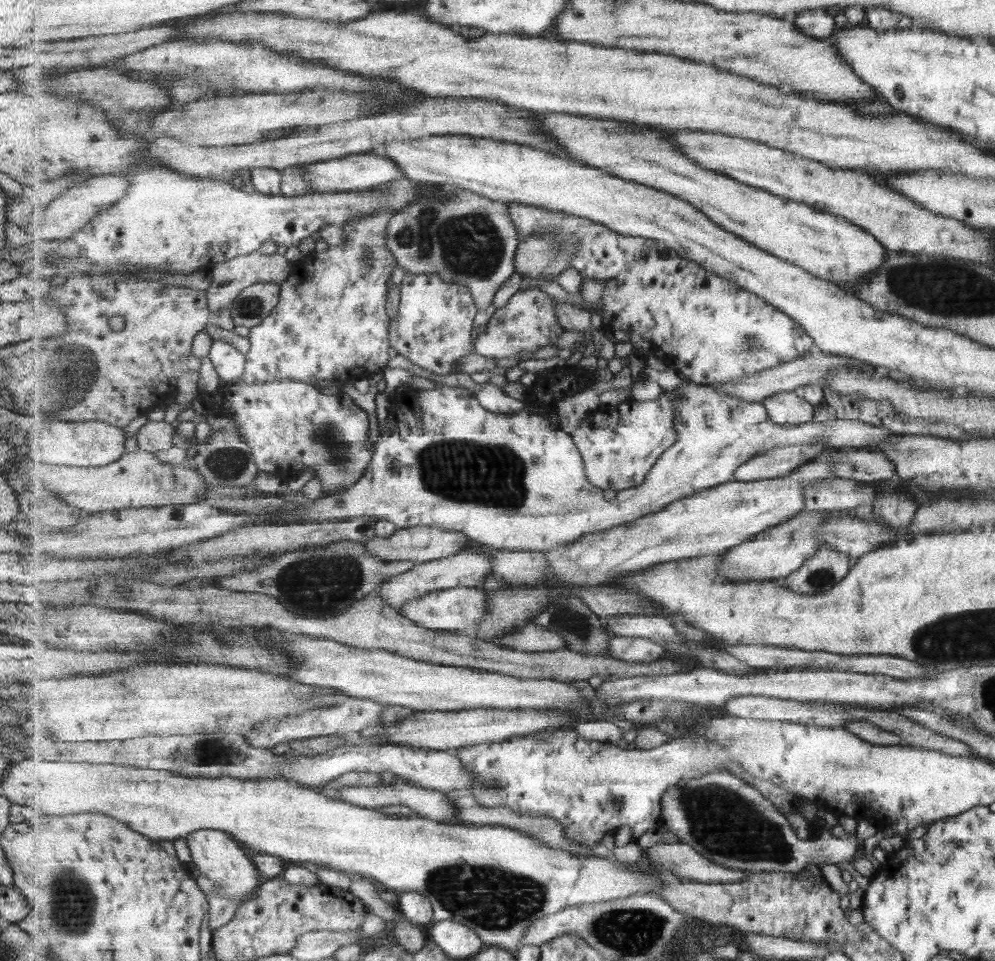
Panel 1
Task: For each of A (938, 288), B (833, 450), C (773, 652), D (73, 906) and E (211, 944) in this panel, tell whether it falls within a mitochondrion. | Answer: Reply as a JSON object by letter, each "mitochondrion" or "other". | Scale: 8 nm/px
{"A":"mitochondrion","B":"other","C":"other","D":"mitochondrion","E":"other"}

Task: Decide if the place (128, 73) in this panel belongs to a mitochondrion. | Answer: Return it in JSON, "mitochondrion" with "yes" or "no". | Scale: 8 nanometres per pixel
{"mitochondrion":"no"}

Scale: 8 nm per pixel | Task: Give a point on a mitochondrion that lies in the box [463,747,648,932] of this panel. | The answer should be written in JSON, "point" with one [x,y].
{"point":[492,785]}

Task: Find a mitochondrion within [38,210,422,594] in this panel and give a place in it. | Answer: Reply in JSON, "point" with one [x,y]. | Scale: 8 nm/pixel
{"point":[76,369]}

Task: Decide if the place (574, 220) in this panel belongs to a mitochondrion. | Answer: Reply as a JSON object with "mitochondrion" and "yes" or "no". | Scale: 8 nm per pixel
{"mitochondrion":"no"}

